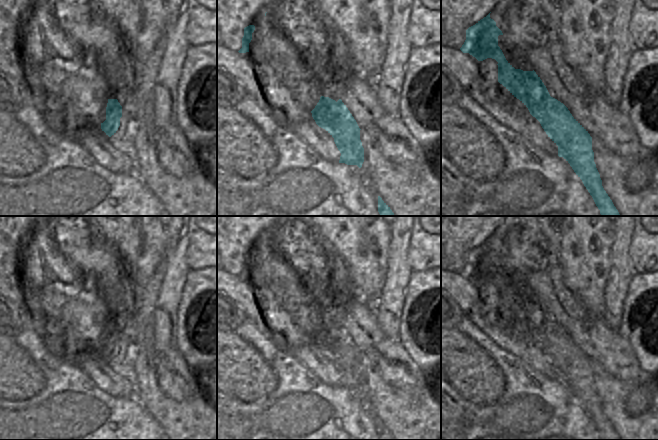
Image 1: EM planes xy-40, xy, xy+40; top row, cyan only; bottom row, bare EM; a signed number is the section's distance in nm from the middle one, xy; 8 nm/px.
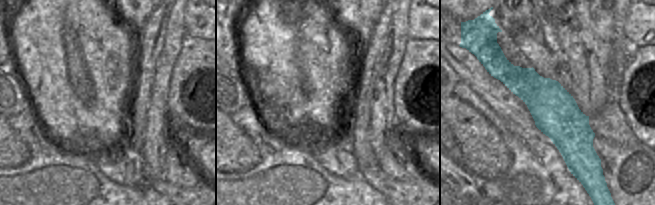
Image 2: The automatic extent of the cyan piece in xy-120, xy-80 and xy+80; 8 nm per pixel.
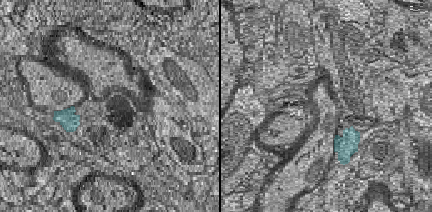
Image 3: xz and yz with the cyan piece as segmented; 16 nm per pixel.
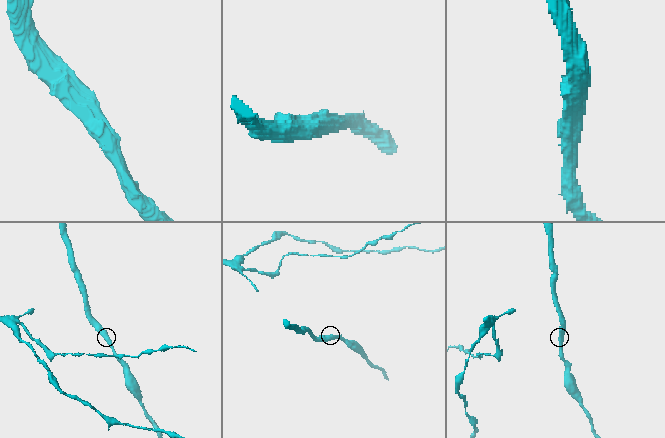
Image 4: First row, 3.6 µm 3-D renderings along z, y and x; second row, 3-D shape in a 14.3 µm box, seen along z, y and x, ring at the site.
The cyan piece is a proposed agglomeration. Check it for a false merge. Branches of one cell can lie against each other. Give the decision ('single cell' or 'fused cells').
fused cells

